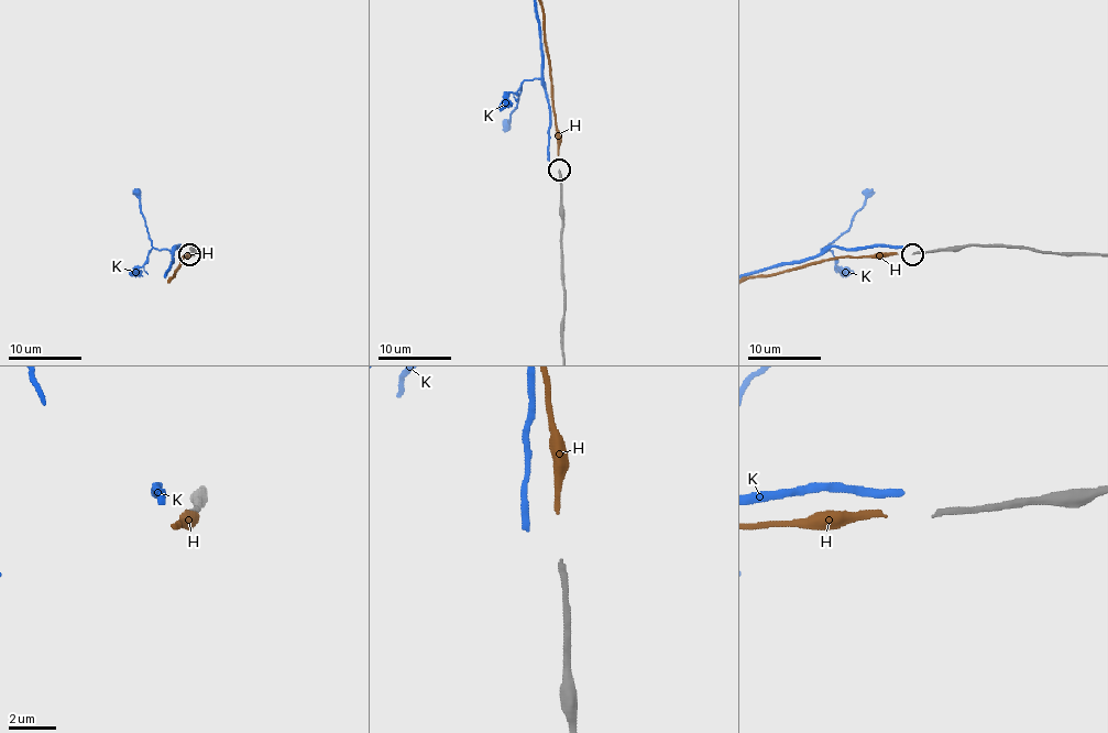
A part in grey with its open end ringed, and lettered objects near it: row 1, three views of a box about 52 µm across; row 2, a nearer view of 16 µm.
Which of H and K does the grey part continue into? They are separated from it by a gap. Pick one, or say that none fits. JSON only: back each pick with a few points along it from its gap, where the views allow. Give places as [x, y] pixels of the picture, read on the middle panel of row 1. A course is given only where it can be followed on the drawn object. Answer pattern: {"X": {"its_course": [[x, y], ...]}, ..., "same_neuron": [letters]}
{"same_neuron": ["H"]}

